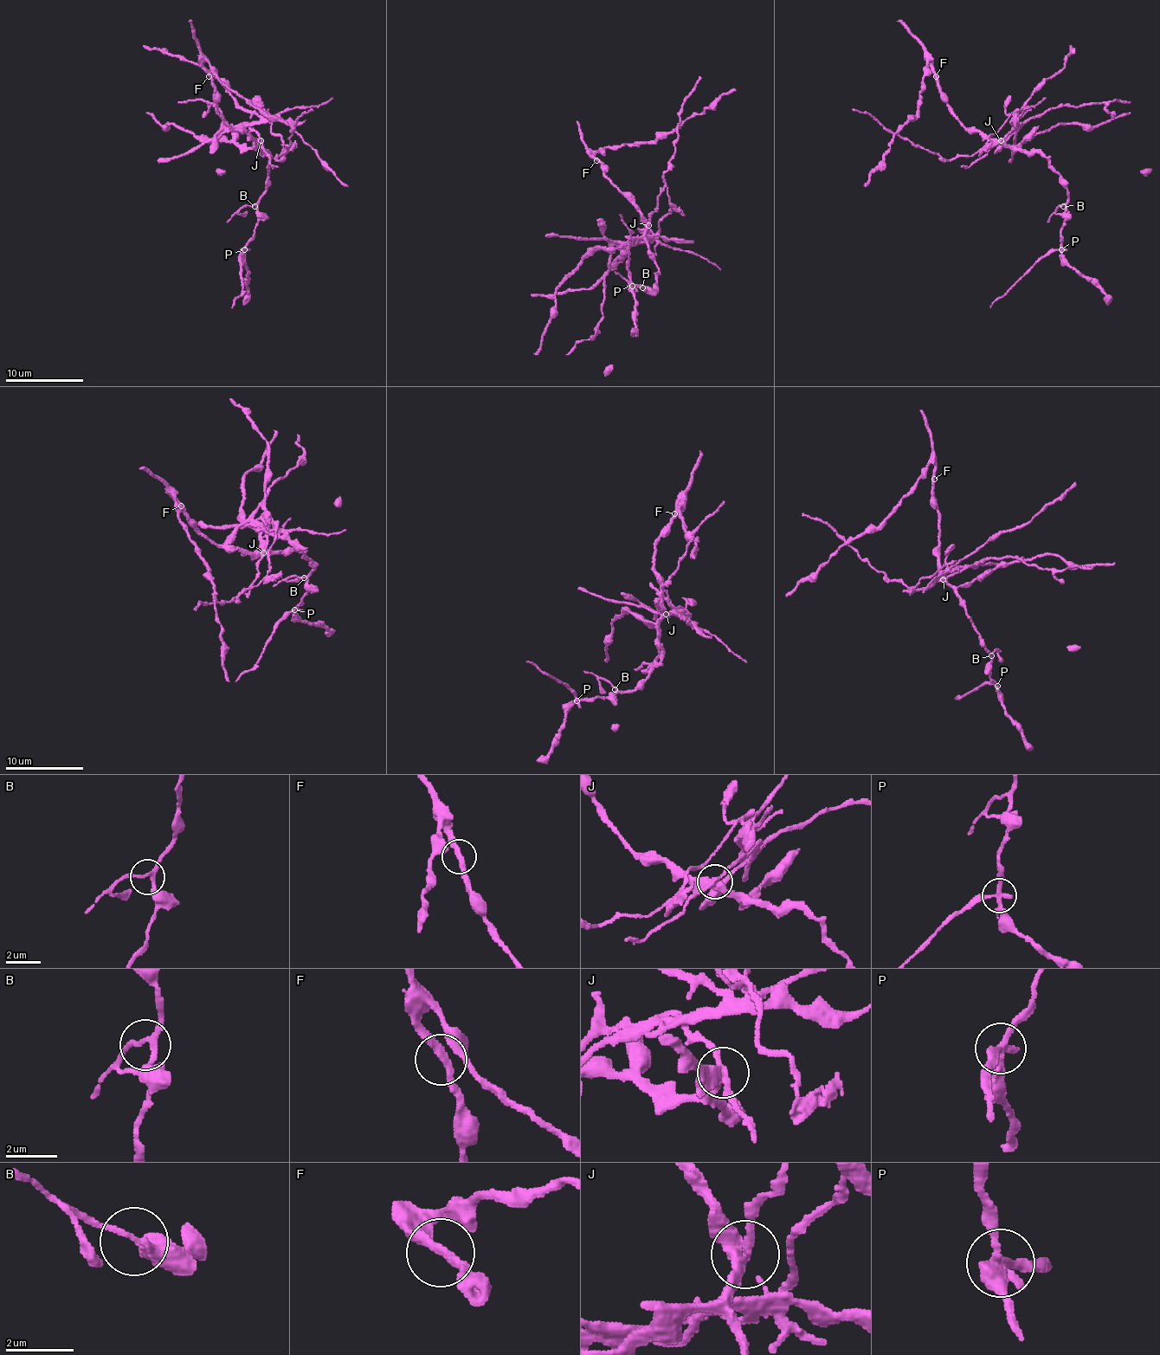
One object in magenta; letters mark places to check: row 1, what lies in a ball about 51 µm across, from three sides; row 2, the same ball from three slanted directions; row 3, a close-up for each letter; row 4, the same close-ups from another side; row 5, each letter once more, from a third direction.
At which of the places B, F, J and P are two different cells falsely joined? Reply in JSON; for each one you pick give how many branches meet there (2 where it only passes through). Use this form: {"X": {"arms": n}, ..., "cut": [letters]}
{"J": {"arms": 4}, "P": {"arms": 3}, "cut": ["J", "P"]}

